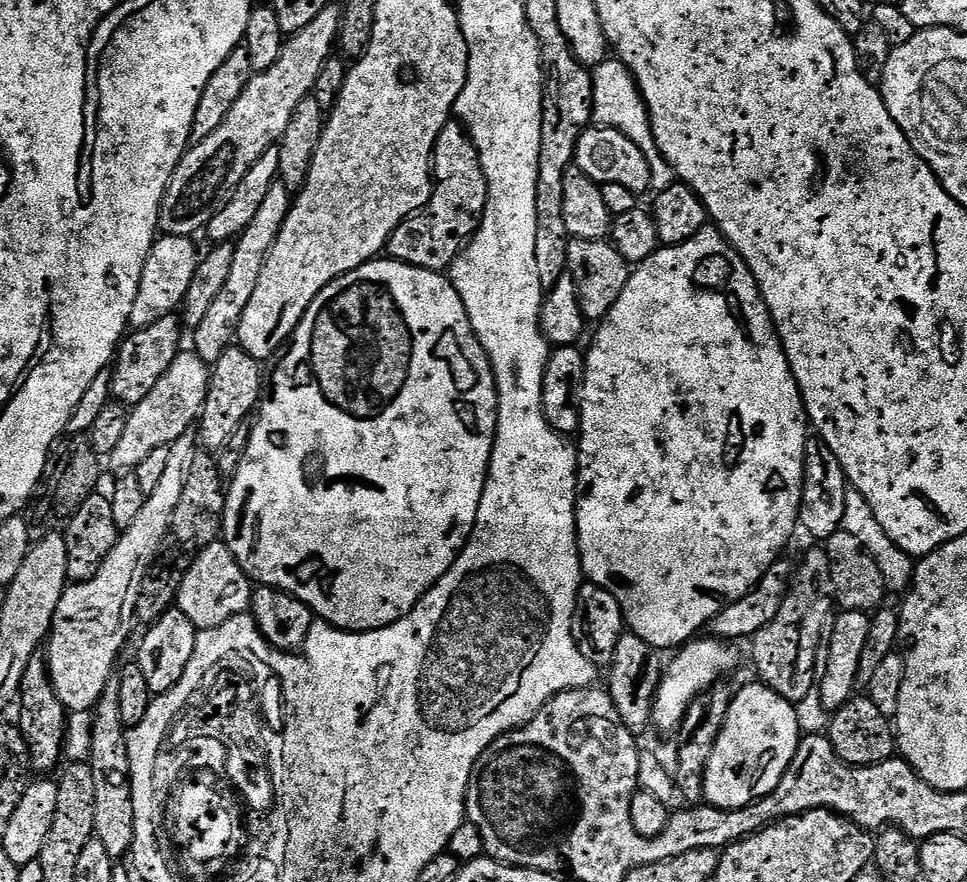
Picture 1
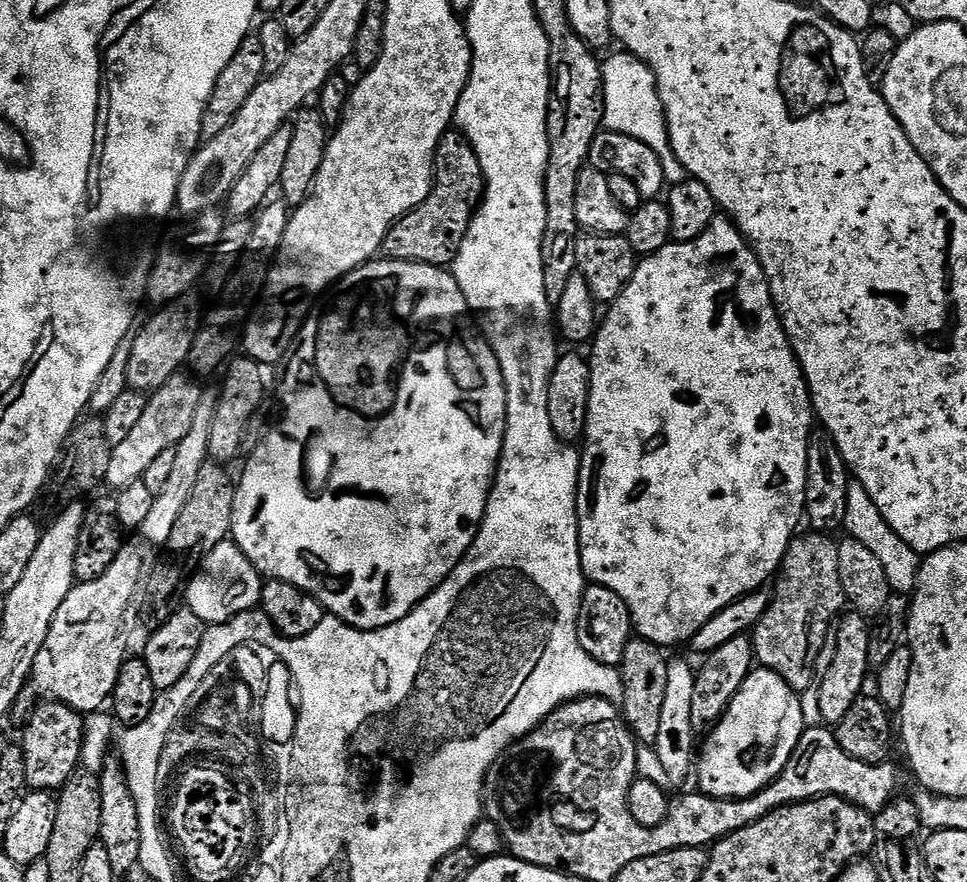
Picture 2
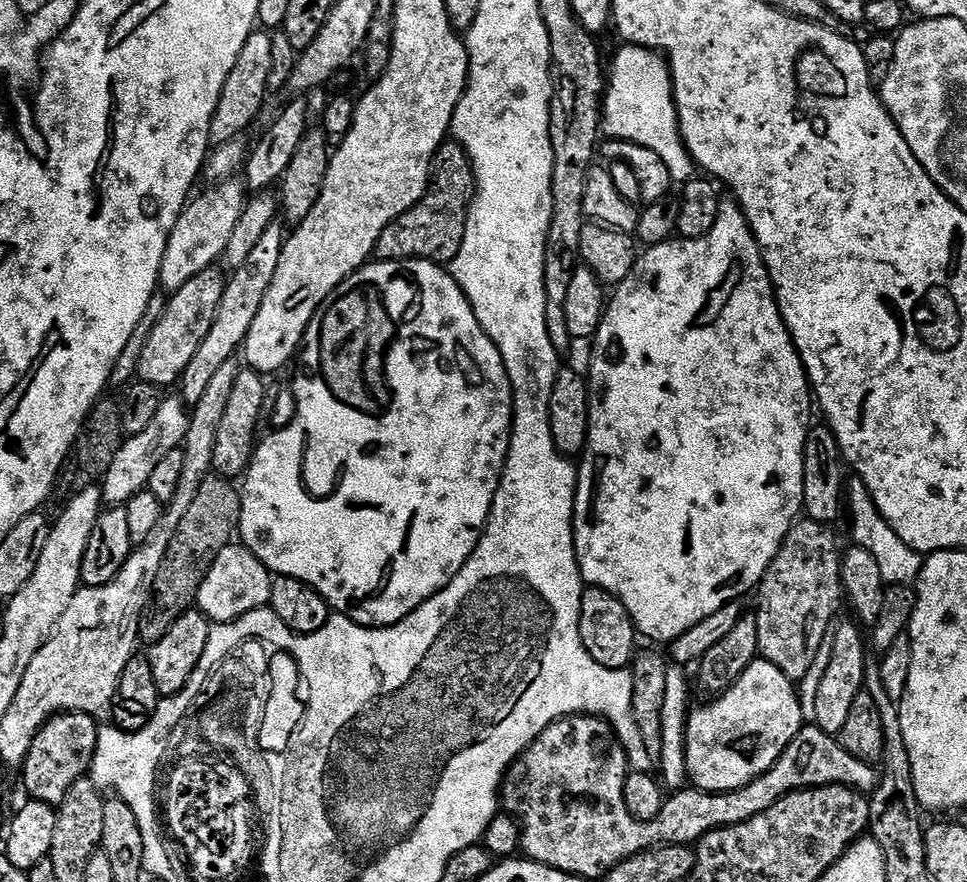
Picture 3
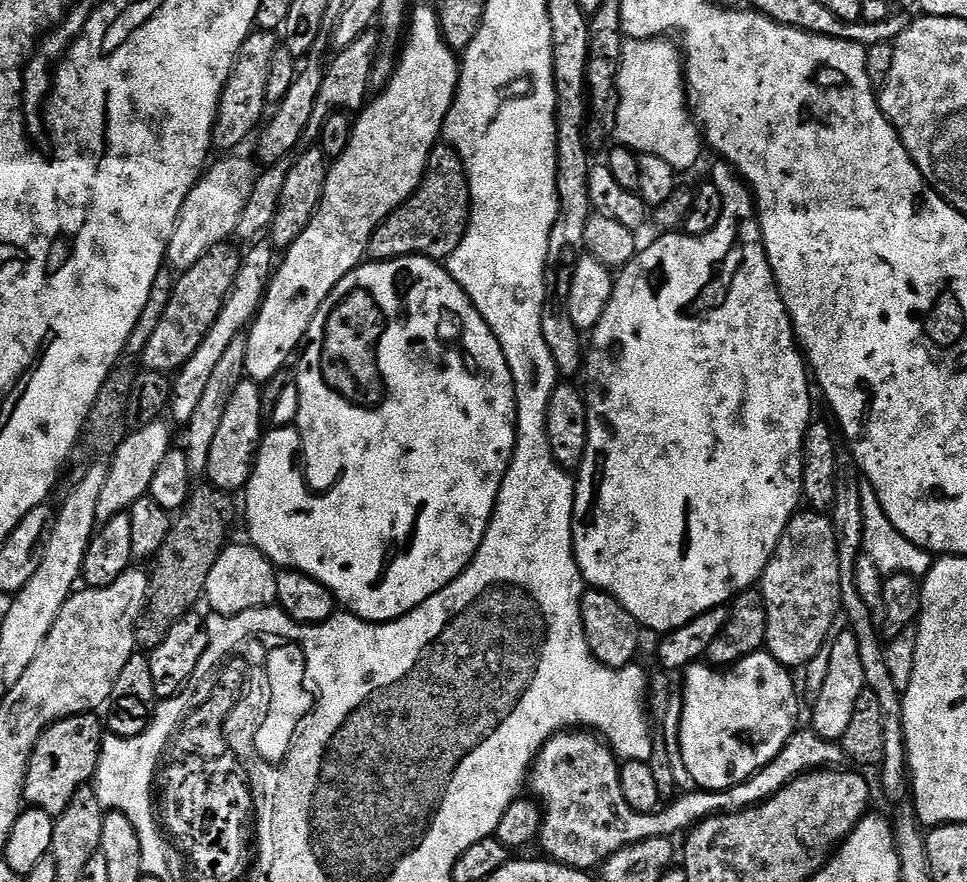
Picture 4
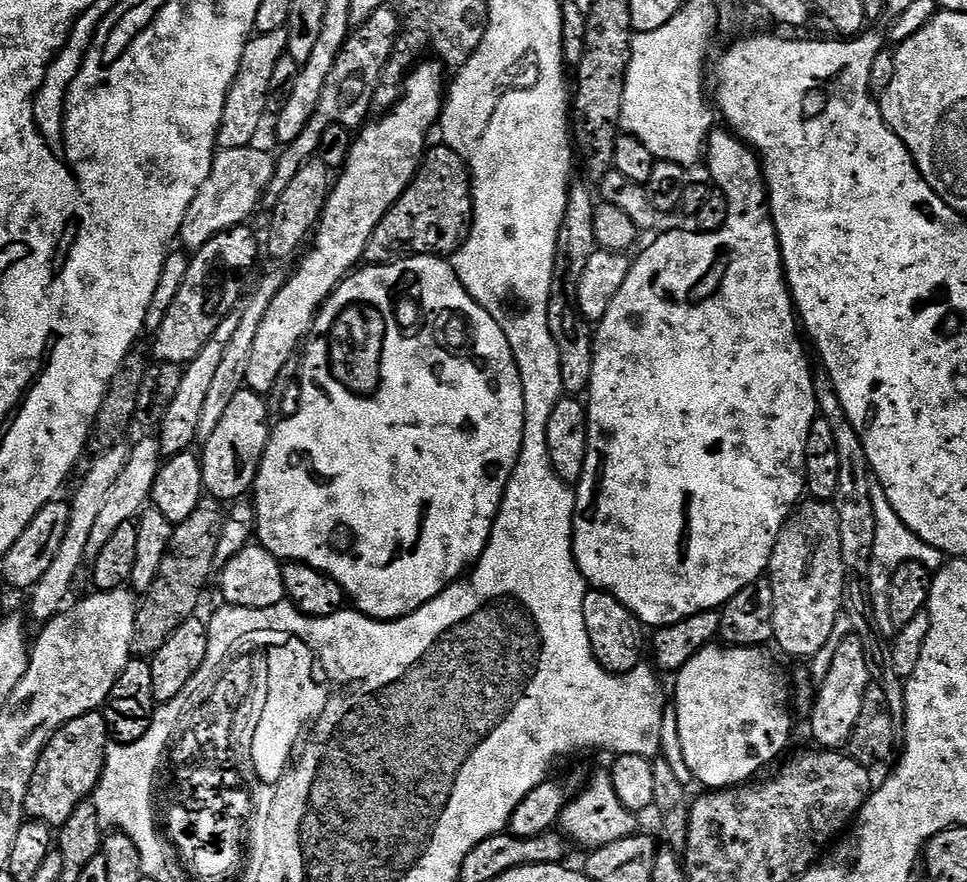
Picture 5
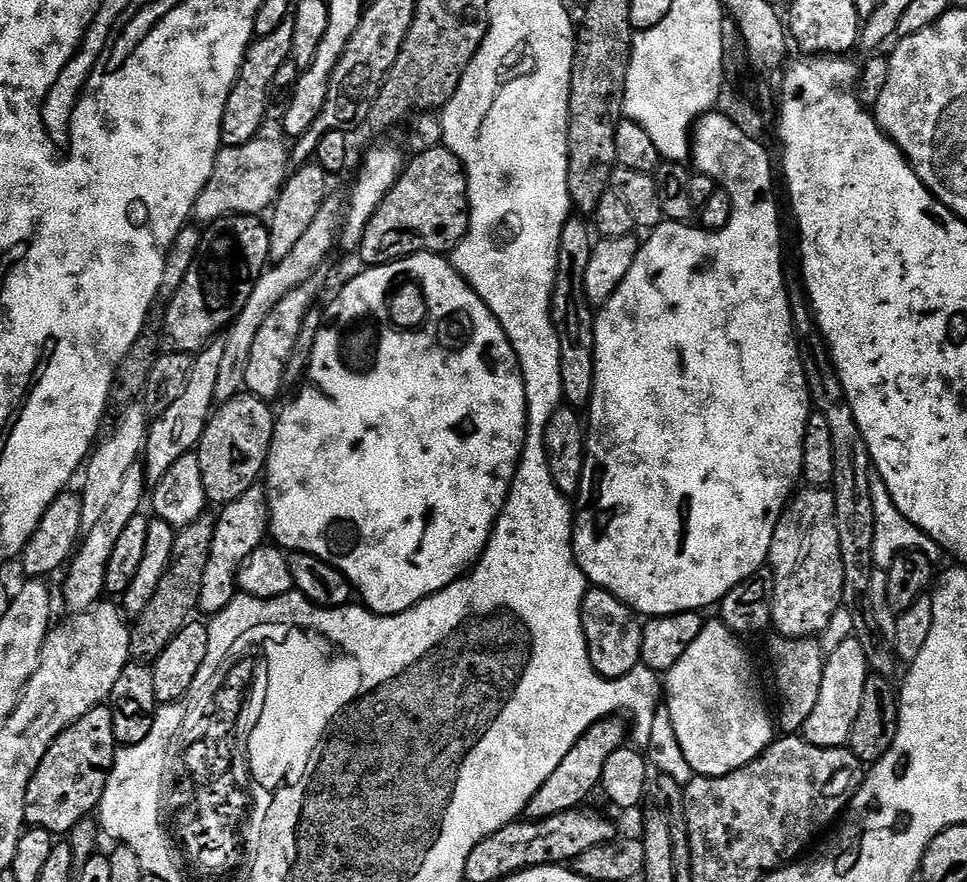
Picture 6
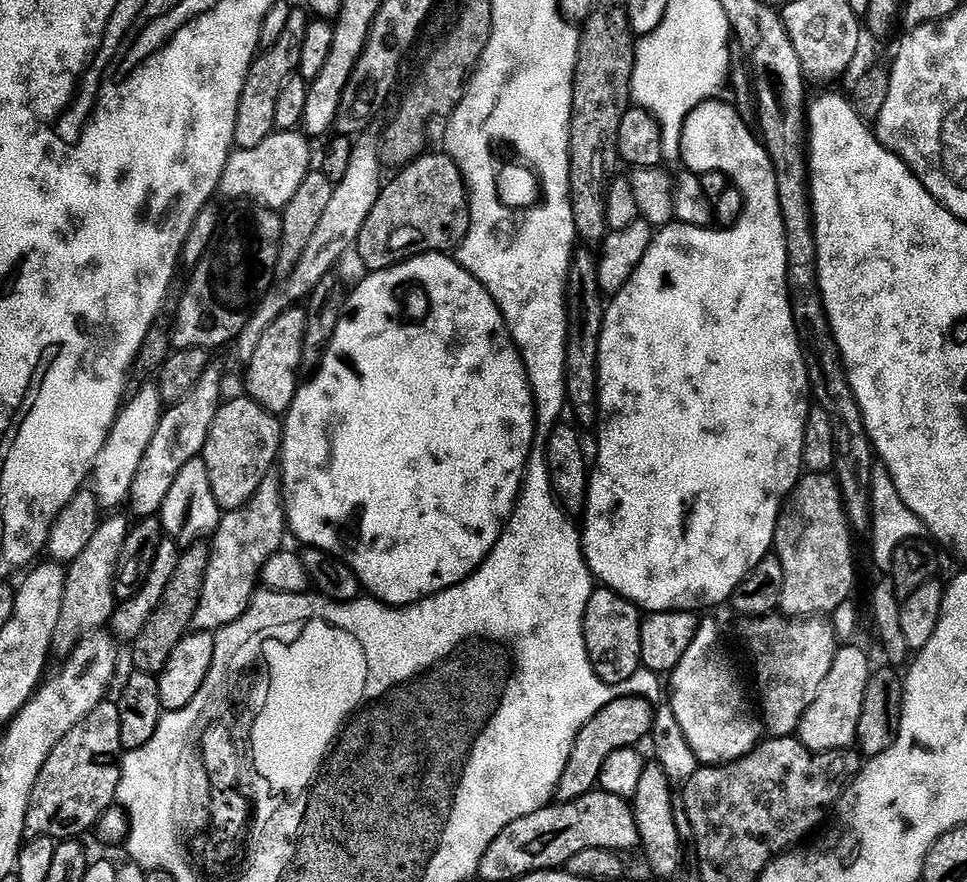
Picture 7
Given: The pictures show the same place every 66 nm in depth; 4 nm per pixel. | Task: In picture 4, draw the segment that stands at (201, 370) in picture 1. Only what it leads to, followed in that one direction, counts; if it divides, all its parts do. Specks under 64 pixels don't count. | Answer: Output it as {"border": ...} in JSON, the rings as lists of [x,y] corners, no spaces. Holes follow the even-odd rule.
{"border":[[[163,419],[129,431],[122,446],[118,446],[116,453],[110,457],[106,486],[102,486],[102,495],[98,498],[97,521],[103,522],[114,518],[120,512],[128,512],[134,502],[138,502],[138,498],[149,495],[150,482],[154,482],[158,465],[161,464],[162,458],[166,458],[168,452],[173,451],[172,431],[173,425]]]}

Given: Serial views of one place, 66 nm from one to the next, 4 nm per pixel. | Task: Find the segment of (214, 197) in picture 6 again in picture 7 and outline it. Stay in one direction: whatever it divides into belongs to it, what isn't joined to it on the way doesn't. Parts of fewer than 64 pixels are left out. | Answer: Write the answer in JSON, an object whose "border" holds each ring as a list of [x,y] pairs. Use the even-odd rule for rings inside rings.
{"border":[[[276,130],[258,146],[233,151],[220,178],[219,195],[232,202],[251,202],[273,210],[283,210],[294,197],[312,164],[309,137],[300,130]]]}

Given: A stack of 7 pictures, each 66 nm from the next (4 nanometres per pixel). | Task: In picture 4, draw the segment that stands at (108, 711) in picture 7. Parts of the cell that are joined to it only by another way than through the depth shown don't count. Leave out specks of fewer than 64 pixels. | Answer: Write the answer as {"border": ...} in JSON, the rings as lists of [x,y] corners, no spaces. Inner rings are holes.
{"border":[[[81,712],[78,716],[68,716],[65,720],[51,724],[42,734],[42,738],[38,738],[28,763],[28,773],[24,783],[25,805],[40,808],[55,818],[66,810],[66,806],[70,806],[74,794],[78,794],[78,790],[93,779],[93,776],[96,775],[96,767],[99,765],[100,747],[106,737],[105,725],[98,717],[99,715],[90,712]]]}

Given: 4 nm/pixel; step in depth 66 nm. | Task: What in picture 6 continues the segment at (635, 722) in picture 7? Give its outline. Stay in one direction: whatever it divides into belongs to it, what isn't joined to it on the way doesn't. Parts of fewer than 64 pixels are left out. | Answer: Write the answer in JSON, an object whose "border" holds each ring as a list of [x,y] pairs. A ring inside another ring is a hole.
{"border":[[[623,719],[599,720],[574,744],[574,750],[570,750],[570,754],[566,754],[566,758],[562,758],[558,770],[554,770],[554,774],[550,774],[550,778],[546,778],[546,782],[542,782],[538,794],[534,794],[534,798],[530,798],[526,813],[527,819],[545,820],[554,818],[554,814],[566,814],[570,810],[581,807],[585,803],[583,800],[592,791],[600,788],[602,766],[606,766],[606,758],[610,758],[610,754],[614,754],[614,750],[625,747],[627,740],[624,739],[627,736],[629,739],[630,736],[629,725],[627,723],[624,725],[620,720]]]}

